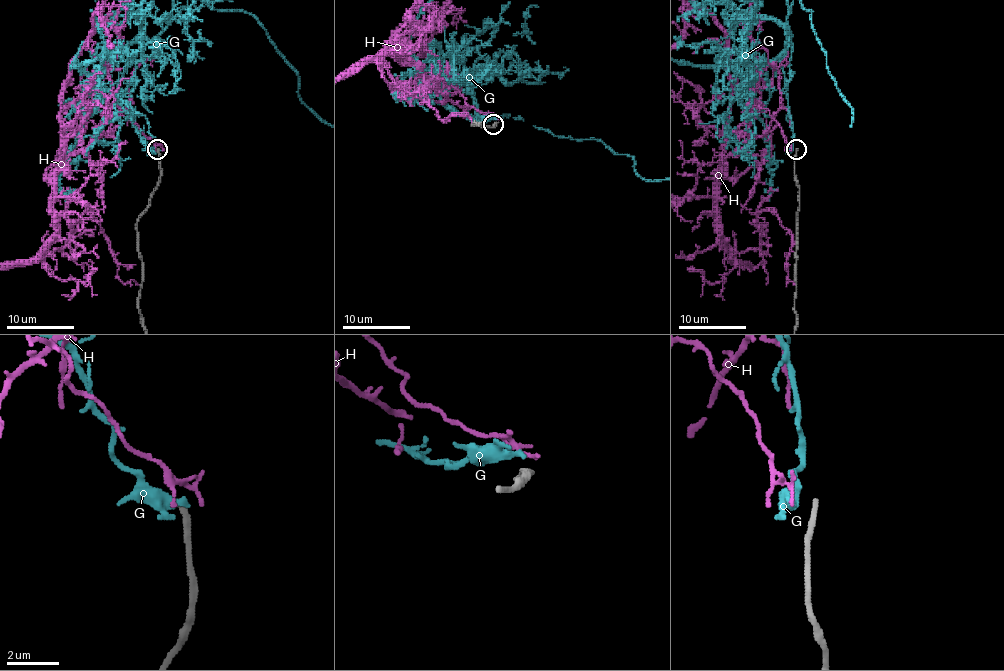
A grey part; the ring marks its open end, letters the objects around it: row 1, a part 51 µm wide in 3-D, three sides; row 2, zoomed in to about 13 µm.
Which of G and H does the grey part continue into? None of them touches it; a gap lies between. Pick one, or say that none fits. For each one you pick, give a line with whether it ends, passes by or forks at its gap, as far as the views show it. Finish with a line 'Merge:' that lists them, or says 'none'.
Merge: none

